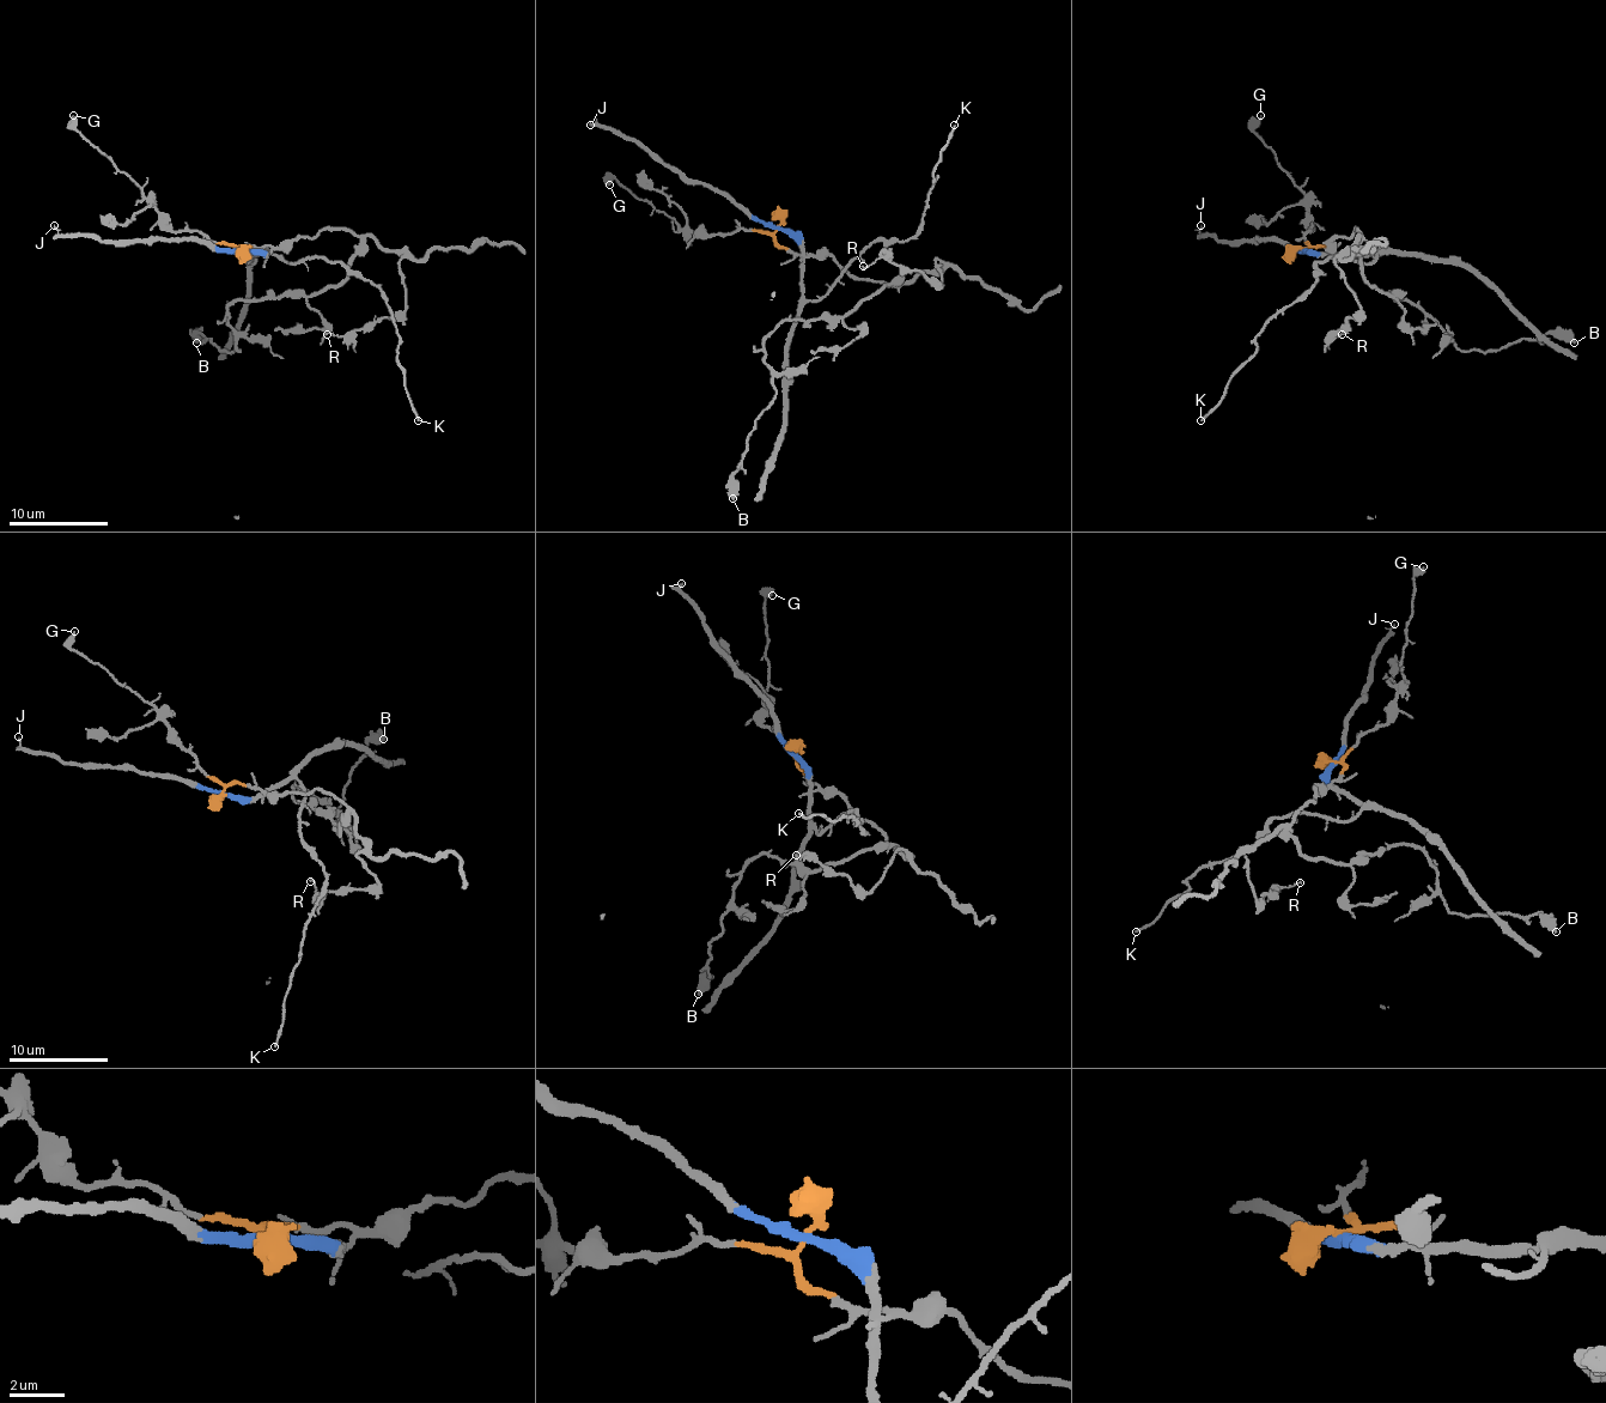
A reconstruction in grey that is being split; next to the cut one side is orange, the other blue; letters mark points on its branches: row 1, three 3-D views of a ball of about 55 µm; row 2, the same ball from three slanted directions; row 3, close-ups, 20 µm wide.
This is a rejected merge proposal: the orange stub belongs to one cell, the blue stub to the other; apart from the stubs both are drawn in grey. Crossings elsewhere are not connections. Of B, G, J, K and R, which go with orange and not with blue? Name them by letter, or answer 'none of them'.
B, G, R

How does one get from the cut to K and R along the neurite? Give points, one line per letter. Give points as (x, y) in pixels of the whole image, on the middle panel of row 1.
K: (777, 228), (802, 253), (802, 295), (815, 301), (875, 243), (910, 241), (919, 230), (940, 153), (954, 126)
R: (777, 228), (780, 246), (829, 255), (859, 280), (907, 285), (937, 260), (942, 285), (884, 257), (862, 265)

